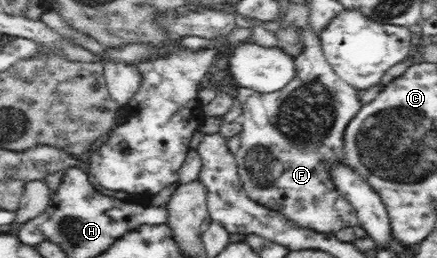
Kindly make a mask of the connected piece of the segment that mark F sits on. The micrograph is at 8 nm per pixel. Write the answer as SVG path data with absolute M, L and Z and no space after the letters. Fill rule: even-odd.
M299 28L300 44L304 44L302 53L294 58L295 71L293 80L277 92L260 92L237 87L236 98L242 106L240 121L243 125L239 149L234 155L240 178L241 188L249 198L274 211L279 211L295 224L318 233L335 233L347 226L358 224L353 205L341 193L329 175L333 164L343 162L343 144L347 124L364 105L357 95L357 90L333 70L325 59L320 38L311 28Z

